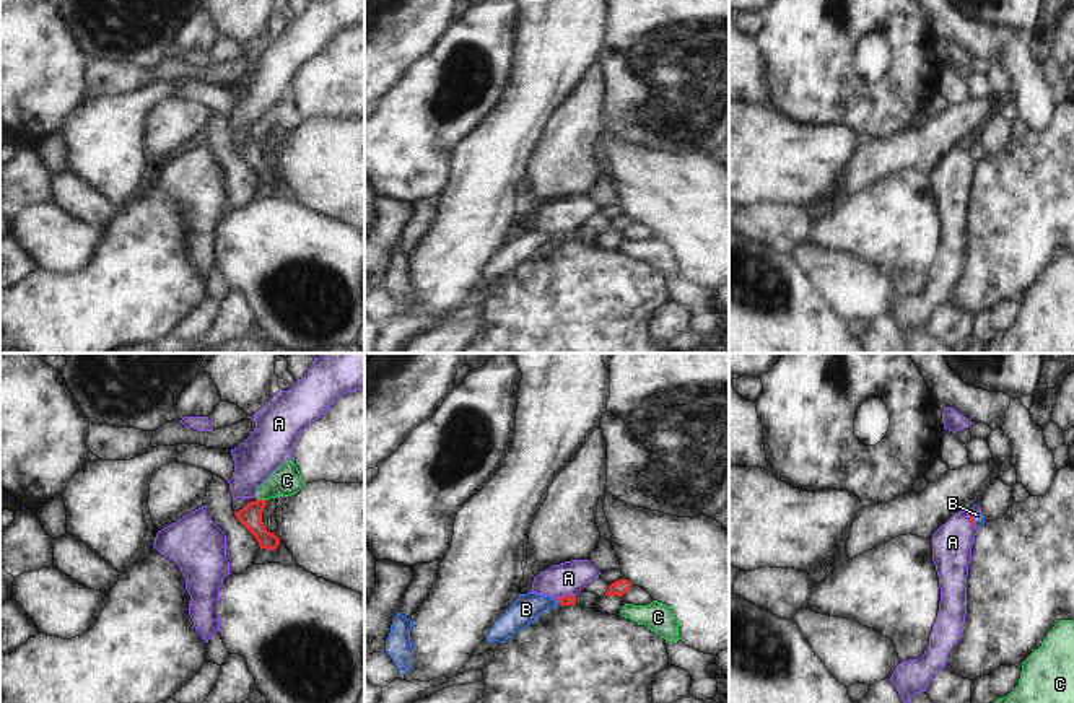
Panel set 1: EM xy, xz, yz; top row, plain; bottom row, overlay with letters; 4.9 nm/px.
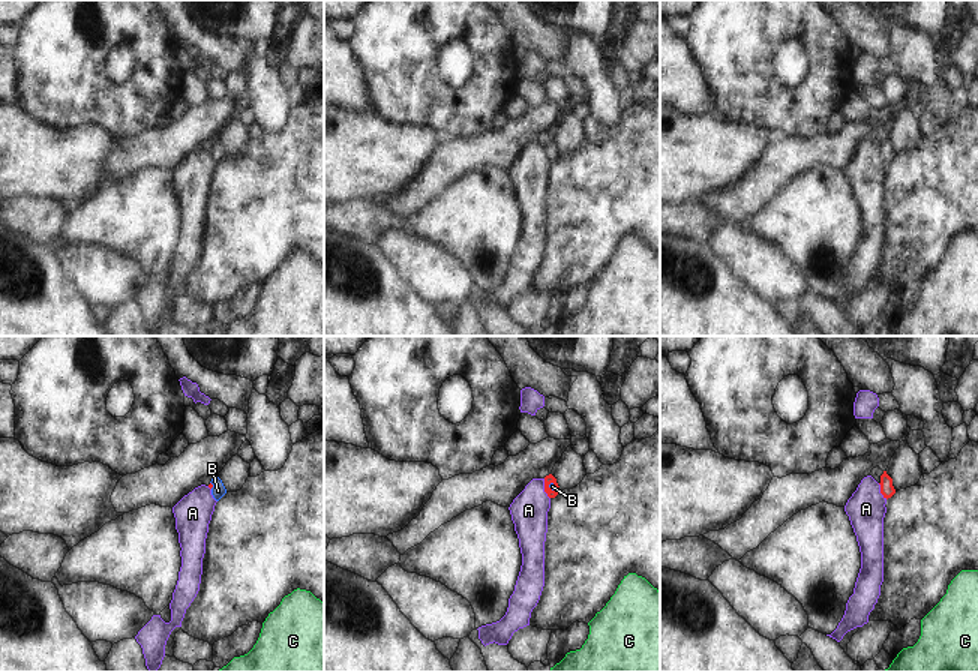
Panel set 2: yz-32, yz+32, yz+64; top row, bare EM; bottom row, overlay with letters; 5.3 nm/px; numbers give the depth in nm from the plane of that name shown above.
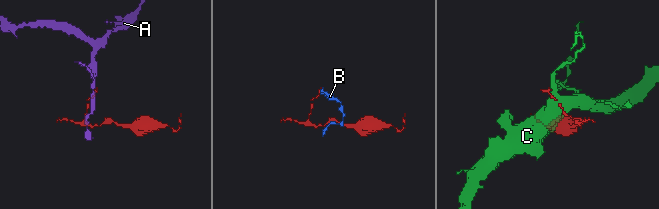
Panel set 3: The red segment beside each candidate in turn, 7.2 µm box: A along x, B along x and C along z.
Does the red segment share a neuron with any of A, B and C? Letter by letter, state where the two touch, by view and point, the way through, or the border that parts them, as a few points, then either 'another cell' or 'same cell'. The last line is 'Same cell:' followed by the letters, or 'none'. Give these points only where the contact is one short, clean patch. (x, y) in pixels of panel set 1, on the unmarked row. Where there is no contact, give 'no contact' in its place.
A: xz (565, 231) | another cell
B: xz (557, 235) | across xz (567, 235), (557, 235), (526, 244) | same cell
C: xy (262, 135) | along xy (257, 134), (266, 135) | another cell
Same cell: B

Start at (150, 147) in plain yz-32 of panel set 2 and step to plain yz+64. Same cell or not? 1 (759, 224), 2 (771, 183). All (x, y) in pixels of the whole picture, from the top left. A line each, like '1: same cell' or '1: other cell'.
1: other cell
2: same cell

